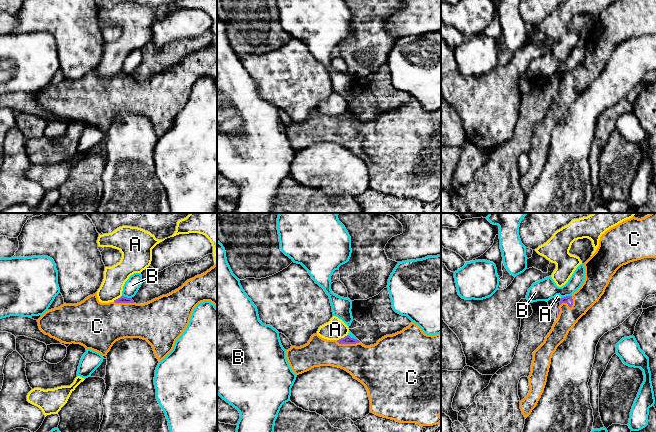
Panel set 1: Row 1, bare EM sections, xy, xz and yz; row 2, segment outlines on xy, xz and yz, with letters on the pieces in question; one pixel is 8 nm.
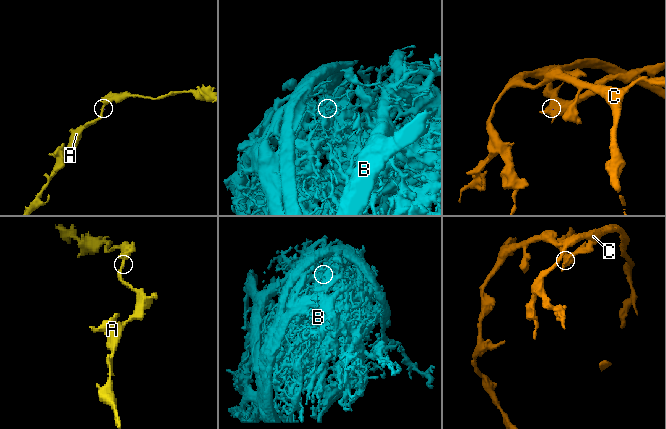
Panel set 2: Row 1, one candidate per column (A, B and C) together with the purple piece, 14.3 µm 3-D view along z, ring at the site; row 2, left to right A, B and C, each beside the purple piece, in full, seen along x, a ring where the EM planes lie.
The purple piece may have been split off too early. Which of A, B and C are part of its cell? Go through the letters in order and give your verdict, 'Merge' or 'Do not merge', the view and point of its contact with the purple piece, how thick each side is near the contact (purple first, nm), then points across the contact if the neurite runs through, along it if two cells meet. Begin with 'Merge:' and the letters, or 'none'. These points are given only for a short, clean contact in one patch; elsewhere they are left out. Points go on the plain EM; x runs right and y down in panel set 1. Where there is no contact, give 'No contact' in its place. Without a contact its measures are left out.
Merge: C
A: Do not merge. Touches purple at xz (342, 114). Thickness 70 nm (purple) against 170 nm. Boundary: xz (347, 110), (337, 116)
B: Do not merge. Touches purple at yz (566, 72). Thickness 60 nm (purple) against 180 nm. Boundary: yz (571, 71), (561, 74)
C: Merge. Touches purple at xz (348, 119). Thickness 70 nm (purple) against 320 nm. Path across: xz (347, 115), (348, 119), (370, 141)

